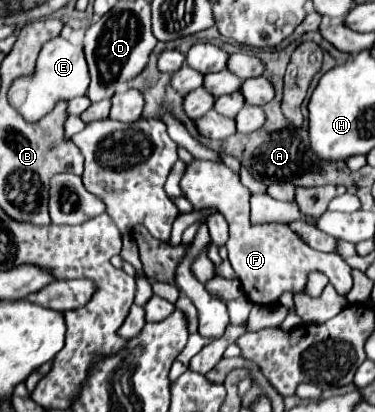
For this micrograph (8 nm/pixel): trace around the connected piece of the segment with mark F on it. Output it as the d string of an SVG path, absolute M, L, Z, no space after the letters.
M196 160L188 164L186 174L180 182L186 198L192 202L193 210L214 206L224 214L230 224L230 238L226 242L228 260L242 282L242 290L246 298L260 306L276 304L284 290L302 292L306 284L306 276L314 270L326 274L330 284L338 290L338 294L346 294L352 288L350 266L338 258L336 254L318 252L310 248L298 234L294 234L288 224L250 224L250 190L242 186L240 178L224 164L214 164L206 160Z

